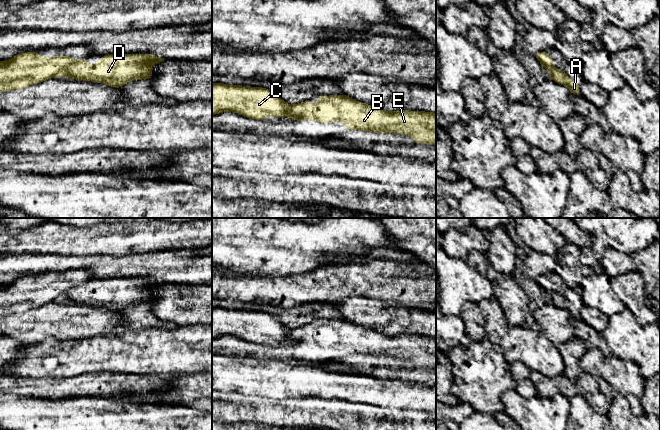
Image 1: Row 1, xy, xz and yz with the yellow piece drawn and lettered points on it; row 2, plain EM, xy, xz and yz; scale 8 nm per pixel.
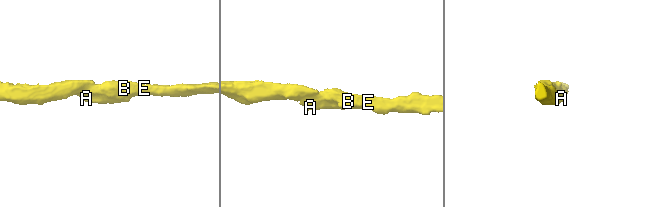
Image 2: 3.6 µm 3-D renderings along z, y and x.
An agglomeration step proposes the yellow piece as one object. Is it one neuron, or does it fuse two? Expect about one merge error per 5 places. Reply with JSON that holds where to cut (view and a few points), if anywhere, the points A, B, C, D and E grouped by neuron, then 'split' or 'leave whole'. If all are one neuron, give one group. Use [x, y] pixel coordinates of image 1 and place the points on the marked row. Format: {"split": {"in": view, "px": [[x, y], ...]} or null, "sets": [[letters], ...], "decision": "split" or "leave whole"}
{"split": {"in": "xy", "px": [[76, 61], [69, 64], [60, 75]]}, "sets": [["A", "B", "D", "E"], ["C"]], "decision": "split"}

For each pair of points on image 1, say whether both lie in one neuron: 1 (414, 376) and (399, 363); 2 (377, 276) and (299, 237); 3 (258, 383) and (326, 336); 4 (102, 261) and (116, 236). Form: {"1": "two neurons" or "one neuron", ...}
{"1": "one neuron", "2": "two neurons", "3": "two neurons", "4": "two neurons"}

